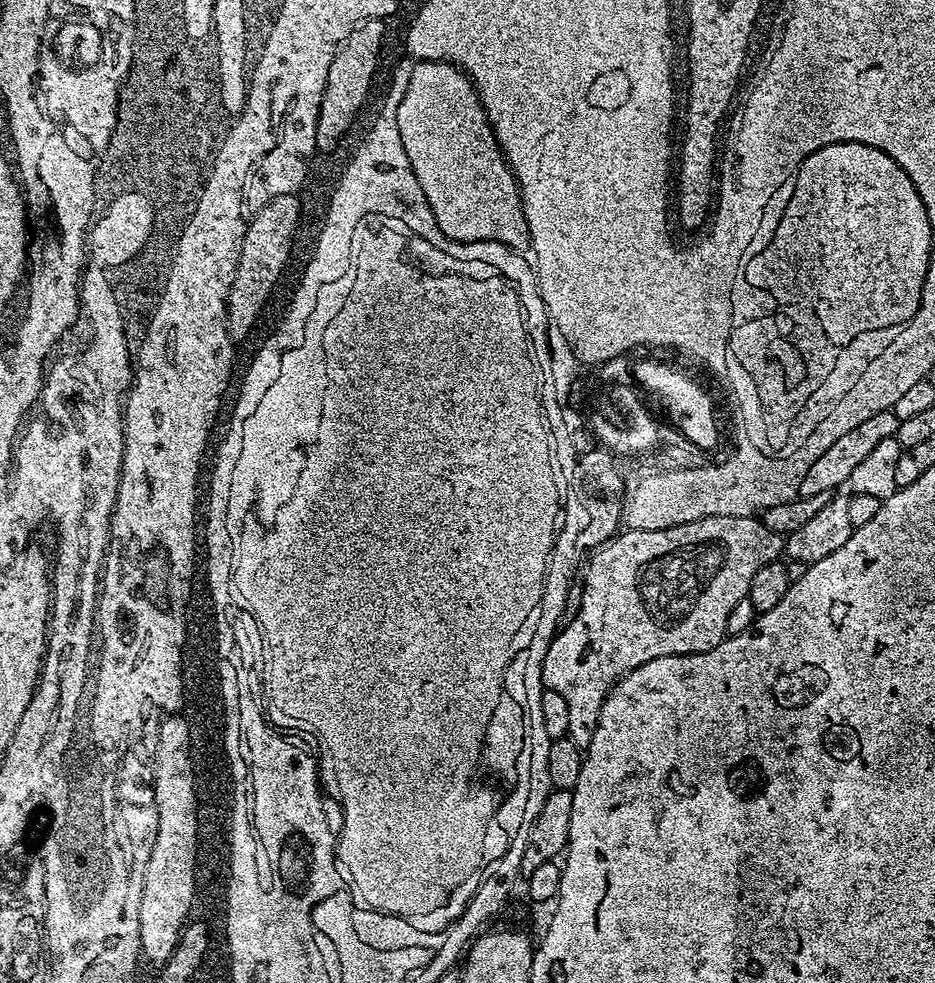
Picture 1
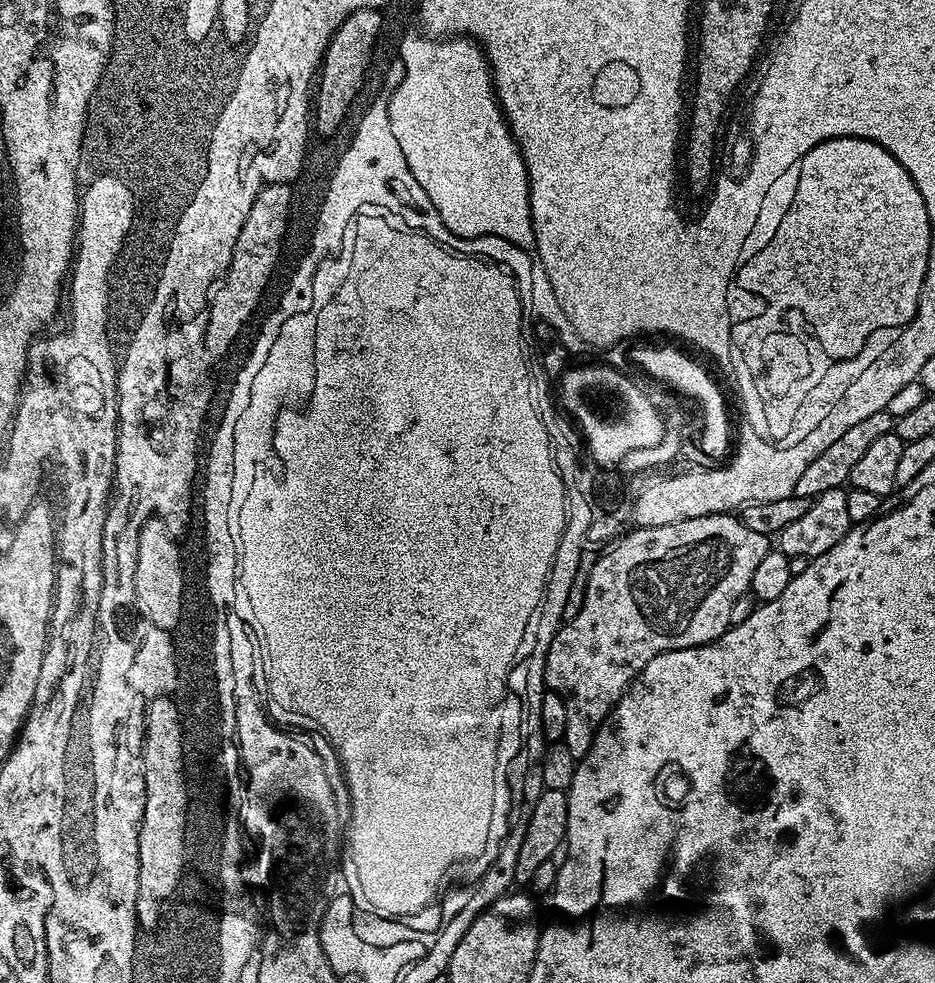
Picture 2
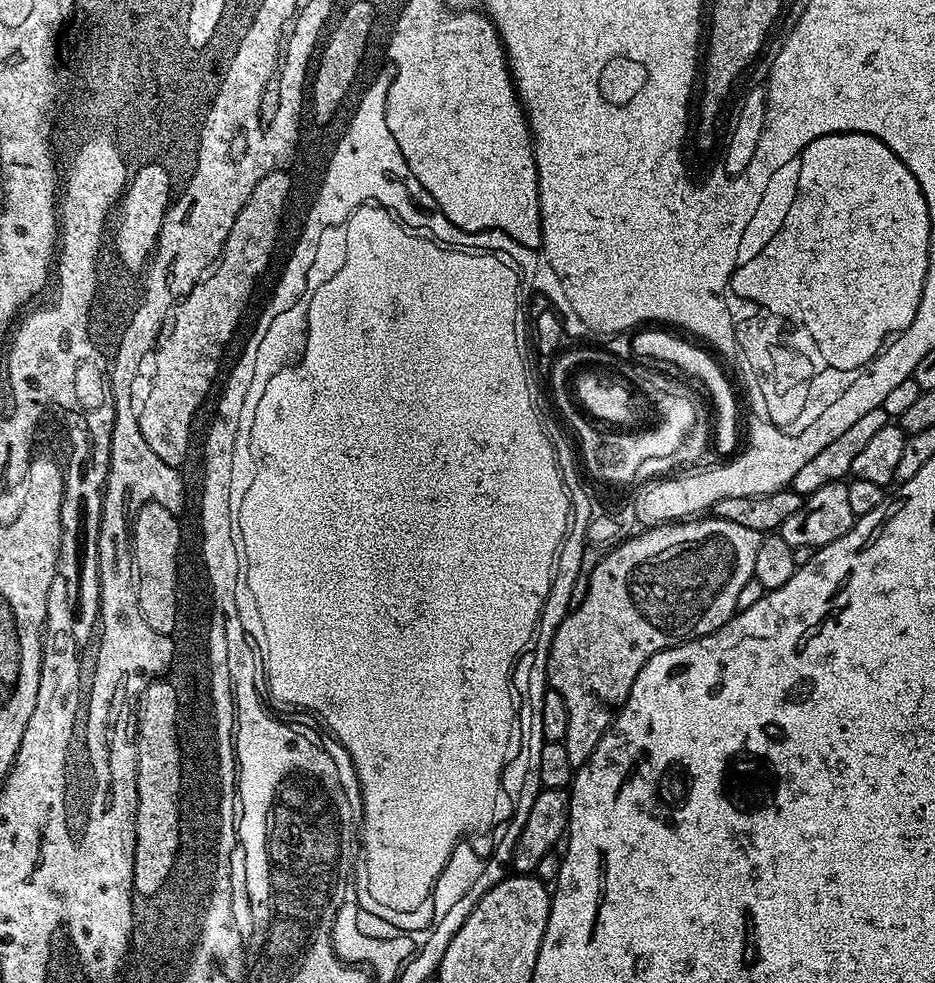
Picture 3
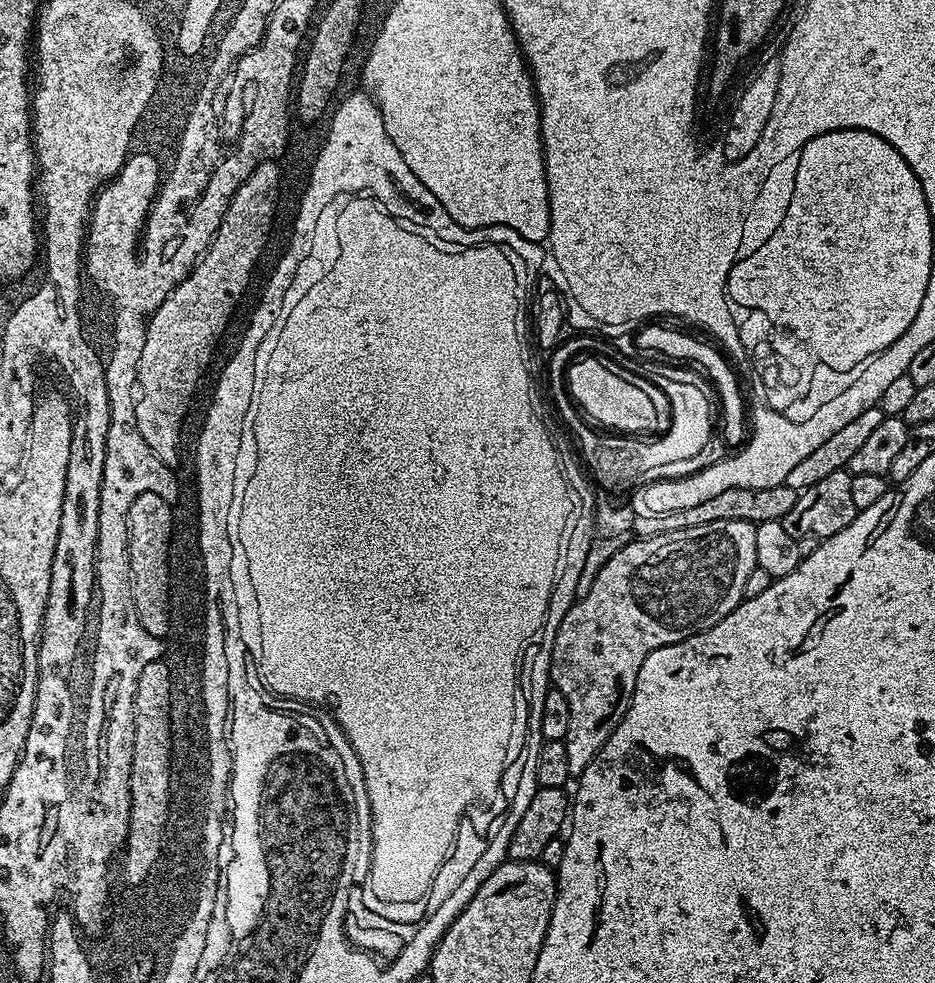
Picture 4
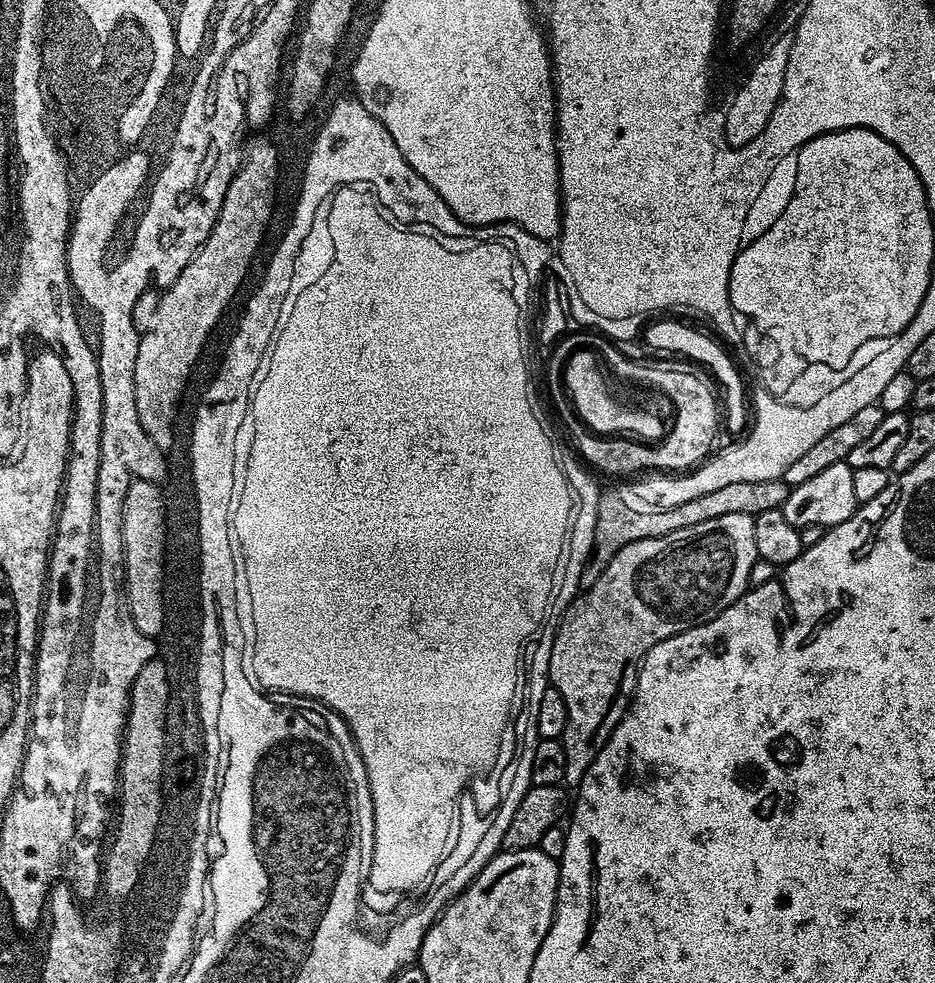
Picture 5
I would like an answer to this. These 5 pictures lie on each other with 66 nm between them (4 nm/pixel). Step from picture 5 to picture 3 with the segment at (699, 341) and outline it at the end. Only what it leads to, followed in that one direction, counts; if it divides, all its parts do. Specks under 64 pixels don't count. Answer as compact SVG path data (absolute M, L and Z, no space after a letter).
M664 328L653 329L638 332L633 336L630 342L633 354L642 360L656 362L655 365L661 371L669 373L689 391L697 391L696 388L700 387L708 391L716 414L716 430L713 429L712 432L712 446L715 446L720 454L733 455L737 451L738 442L738 408L734 392L723 370L704 349L678 337L681 335Z

